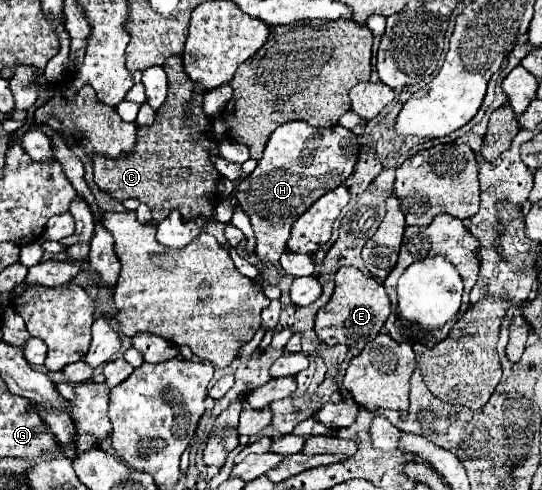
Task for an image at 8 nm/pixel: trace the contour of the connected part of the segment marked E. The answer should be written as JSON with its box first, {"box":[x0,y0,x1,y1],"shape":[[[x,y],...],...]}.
{"box":[315,268,389,350],"shape":[[[343,268],[335,276],[335,292],[327,306],[319,308],[317,320],[315,320],[315,332],[317,336],[329,344],[345,344],[357,350],[363,350],[367,342],[371,342],[383,328],[387,316],[389,316],[389,296],[385,294],[385,288],[371,276],[365,276],[357,268]]]}

